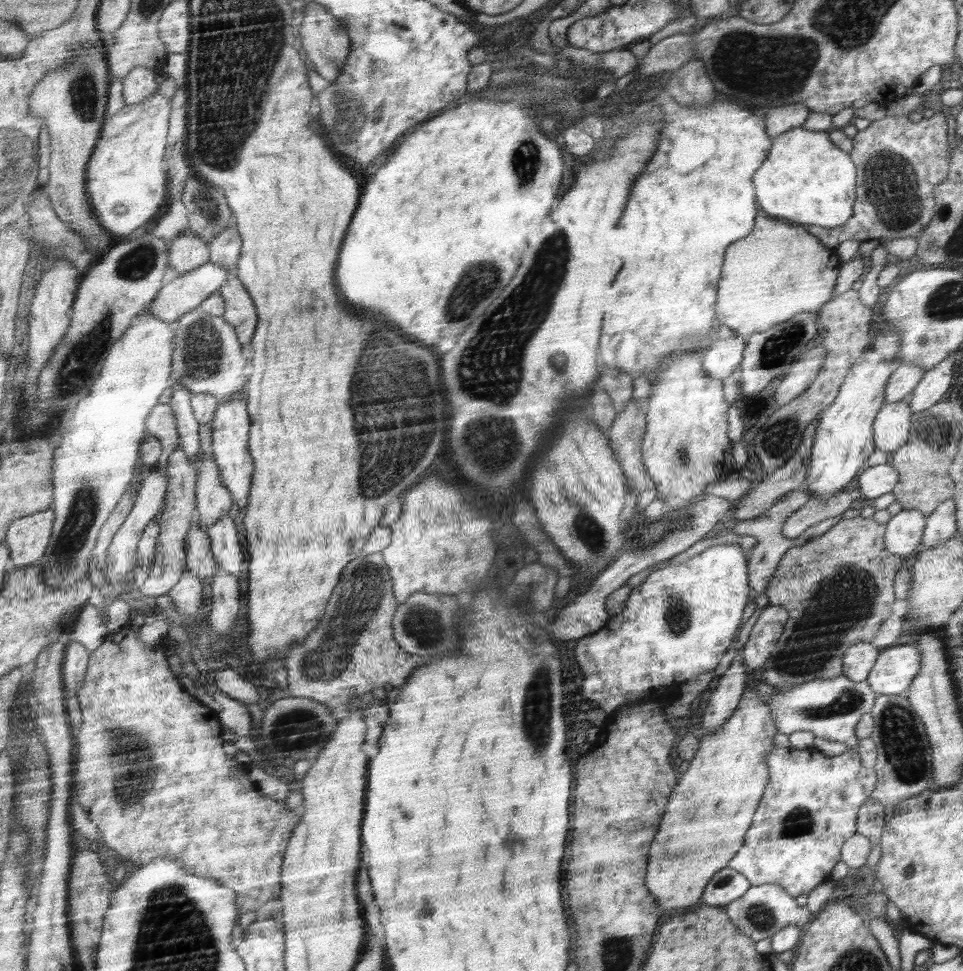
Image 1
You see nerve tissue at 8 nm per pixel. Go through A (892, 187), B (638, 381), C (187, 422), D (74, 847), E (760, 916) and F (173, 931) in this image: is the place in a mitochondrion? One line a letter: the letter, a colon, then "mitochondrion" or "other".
A: mitochondrion
B: other
C: other
D: other
E: mitochondrion
F: mitochondrion

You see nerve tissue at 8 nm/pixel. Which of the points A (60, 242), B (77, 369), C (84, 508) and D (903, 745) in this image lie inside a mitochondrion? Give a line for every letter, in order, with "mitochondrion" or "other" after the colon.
A: mitochondrion
B: mitochondrion
C: mitochondrion
D: mitochondrion

